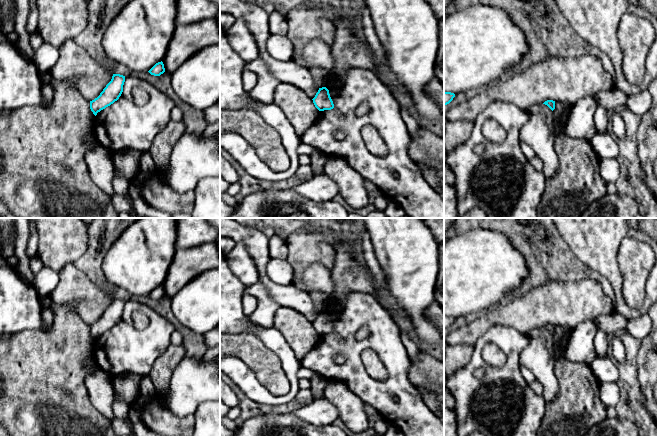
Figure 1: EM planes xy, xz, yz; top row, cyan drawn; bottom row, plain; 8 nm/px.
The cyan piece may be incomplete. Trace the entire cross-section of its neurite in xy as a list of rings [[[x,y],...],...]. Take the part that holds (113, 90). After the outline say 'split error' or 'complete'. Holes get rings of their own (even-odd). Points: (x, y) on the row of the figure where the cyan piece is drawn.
[[[113,74],[111,81],[106,85],[100,95],[90,101],[90,109],[96,116],[98,112],[113,104],[123,92],[125,76]]]; complete

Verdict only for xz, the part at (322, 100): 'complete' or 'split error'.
complete

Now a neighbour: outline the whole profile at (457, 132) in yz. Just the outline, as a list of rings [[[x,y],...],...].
[[[469,120],[447,121],[444,125],[444,149],[449,152],[466,142],[471,135],[473,124]]]

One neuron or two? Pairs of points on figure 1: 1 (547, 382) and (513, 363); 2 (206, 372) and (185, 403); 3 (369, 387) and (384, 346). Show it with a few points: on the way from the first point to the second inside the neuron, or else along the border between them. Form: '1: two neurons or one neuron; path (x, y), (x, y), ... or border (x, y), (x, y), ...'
1: two neurons; border (528, 342), (519, 356), (519, 364)
2: one neuron; path (198, 380), (185, 395)
3: one neuron; path (383, 387), (392, 378), (392, 360)

